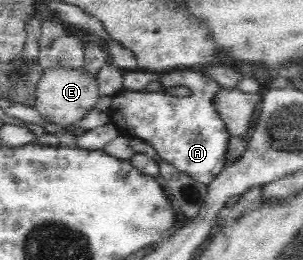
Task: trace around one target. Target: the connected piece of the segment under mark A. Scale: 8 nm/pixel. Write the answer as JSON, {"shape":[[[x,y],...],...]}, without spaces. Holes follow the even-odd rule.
{"shape":[[[201,69],[164,73],[160,82],[163,85],[162,92],[124,90],[113,96],[109,121],[115,124],[122,134],[147,141],[161,161],[186,173],[191,180],[206,187],[219,177],[219,173],[226,166],[230,133],[214,104],[215,96],[222,87],[206,73],[202,73]],[[171,87],[187,87],[191,93],[185,97],[169,95],[165,89]]]}

